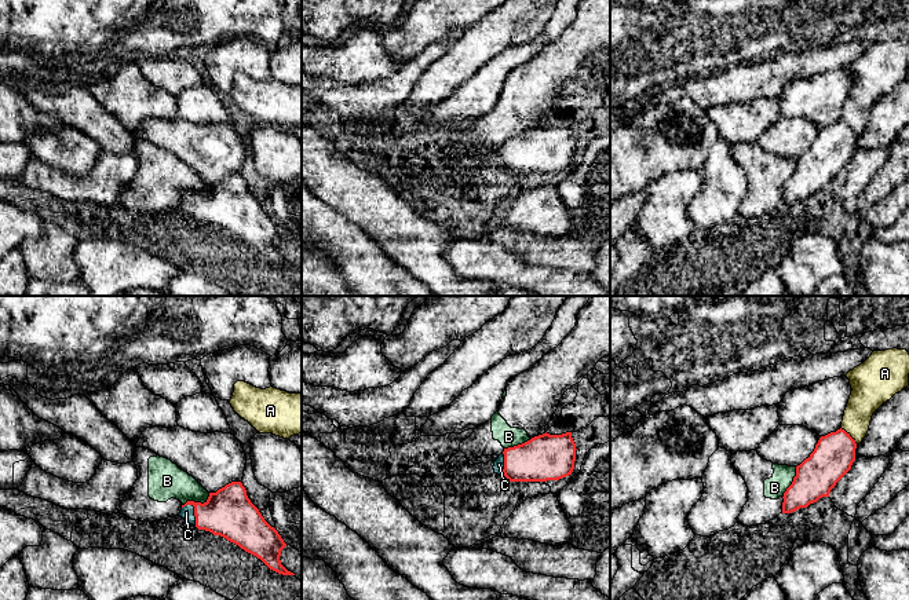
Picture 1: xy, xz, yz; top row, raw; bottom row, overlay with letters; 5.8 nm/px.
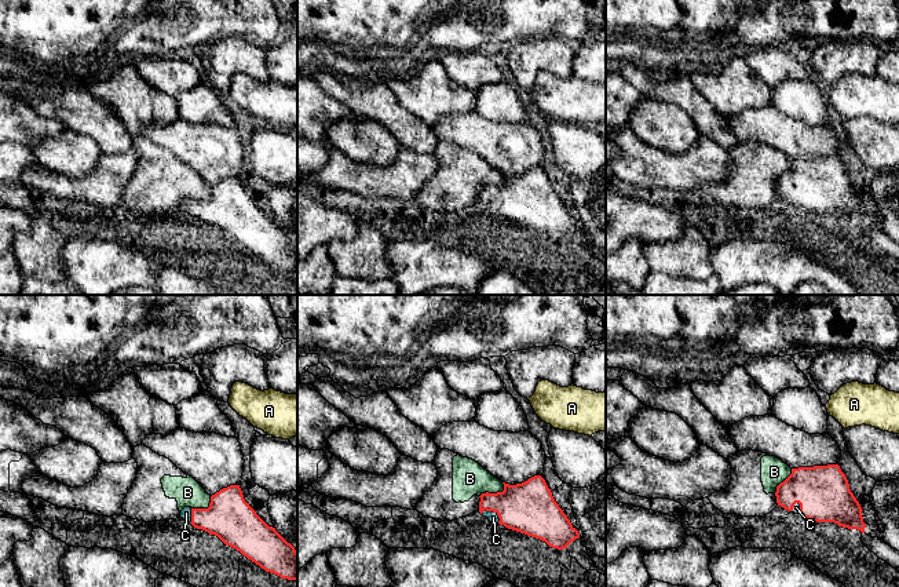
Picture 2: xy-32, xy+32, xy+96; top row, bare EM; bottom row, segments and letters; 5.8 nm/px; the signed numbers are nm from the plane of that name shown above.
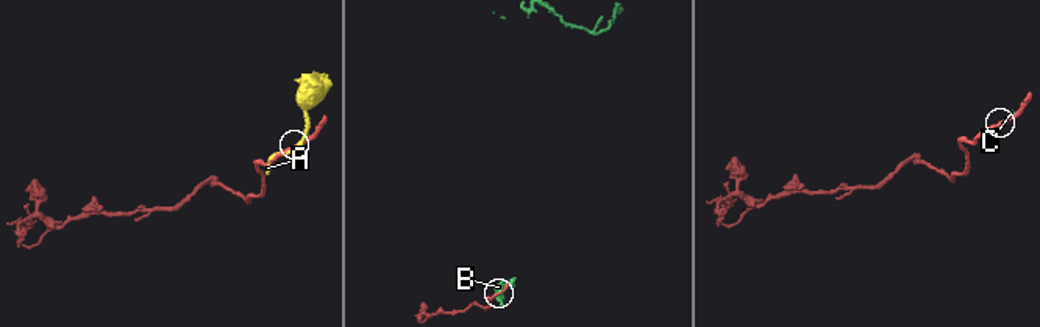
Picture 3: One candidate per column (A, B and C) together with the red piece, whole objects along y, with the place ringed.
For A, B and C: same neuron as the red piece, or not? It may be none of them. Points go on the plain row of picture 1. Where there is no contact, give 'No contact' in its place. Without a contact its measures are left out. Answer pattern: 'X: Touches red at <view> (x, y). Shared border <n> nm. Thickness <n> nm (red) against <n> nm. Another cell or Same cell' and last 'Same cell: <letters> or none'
A: Touches red at yz (849, 127). Shared border 140 nm. Thickness 240 nm (red) against 190 nm. Another cell
B: Touches red at xy (197, 194). Shared border 180 nm. Thickness 280 nm (red) against 220 nm. Another cell
C: Touches red at xy (194, 202). Shared border 140 nm. Thickness 280 nm (red) against 80 nm. Same cell
Same cell: C

